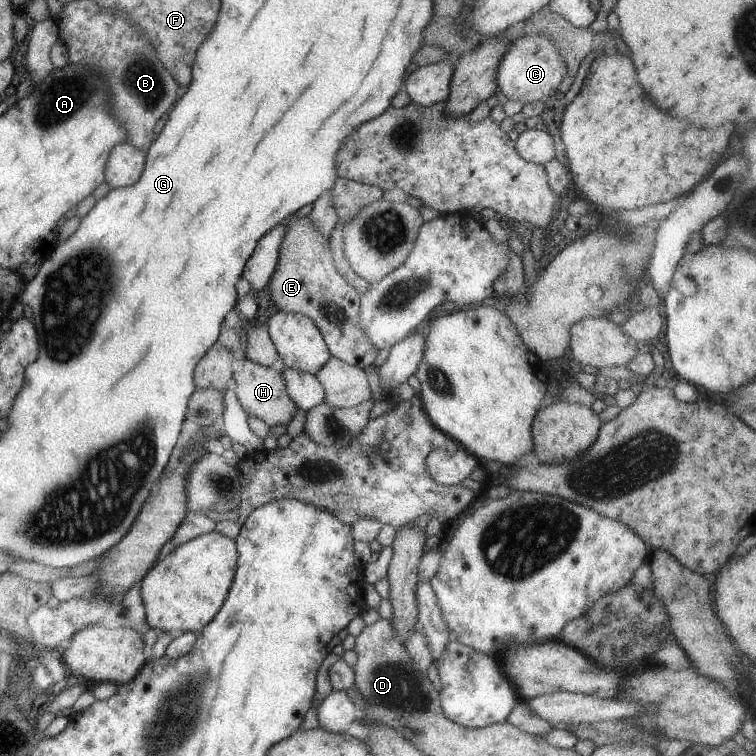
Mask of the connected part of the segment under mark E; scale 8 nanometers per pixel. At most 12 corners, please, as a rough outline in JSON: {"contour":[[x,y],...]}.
{"contour":[[308,215],[286,218],[269,280],[277,310],[311,318],[332,357],[379,349],[362,292],[338,273]]}

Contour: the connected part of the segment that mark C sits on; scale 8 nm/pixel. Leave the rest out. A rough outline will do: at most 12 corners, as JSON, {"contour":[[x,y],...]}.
{"contour":[[533,33],[510,44],[497,86],[523,105],[554,94],[560,49]]}

